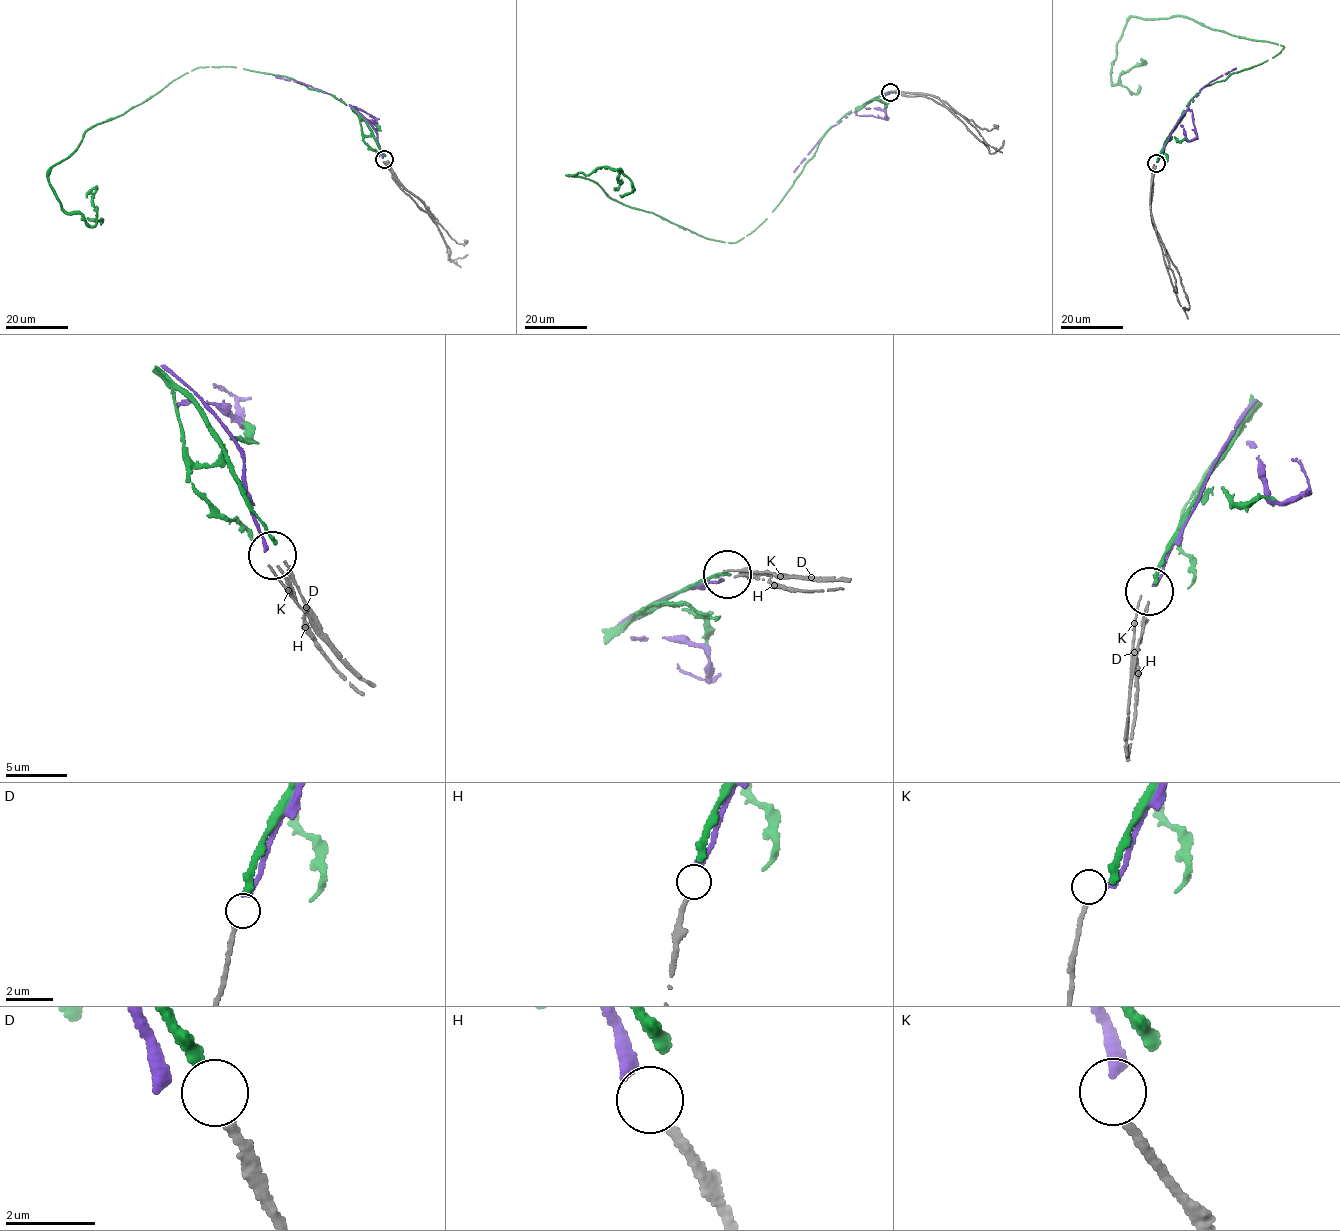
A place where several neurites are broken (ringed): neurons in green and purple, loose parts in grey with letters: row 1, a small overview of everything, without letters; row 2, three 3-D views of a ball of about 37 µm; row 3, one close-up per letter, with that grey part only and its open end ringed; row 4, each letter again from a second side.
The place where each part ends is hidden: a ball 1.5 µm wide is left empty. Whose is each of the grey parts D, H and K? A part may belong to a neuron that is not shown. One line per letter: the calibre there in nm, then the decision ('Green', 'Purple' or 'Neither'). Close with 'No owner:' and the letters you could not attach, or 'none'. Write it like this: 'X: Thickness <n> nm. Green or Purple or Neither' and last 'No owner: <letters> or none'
D: Thickness 180 nm. Green
H: Thickness 200 nm. Purple
K: Thickness 180 nm. Neither
No owner: K

